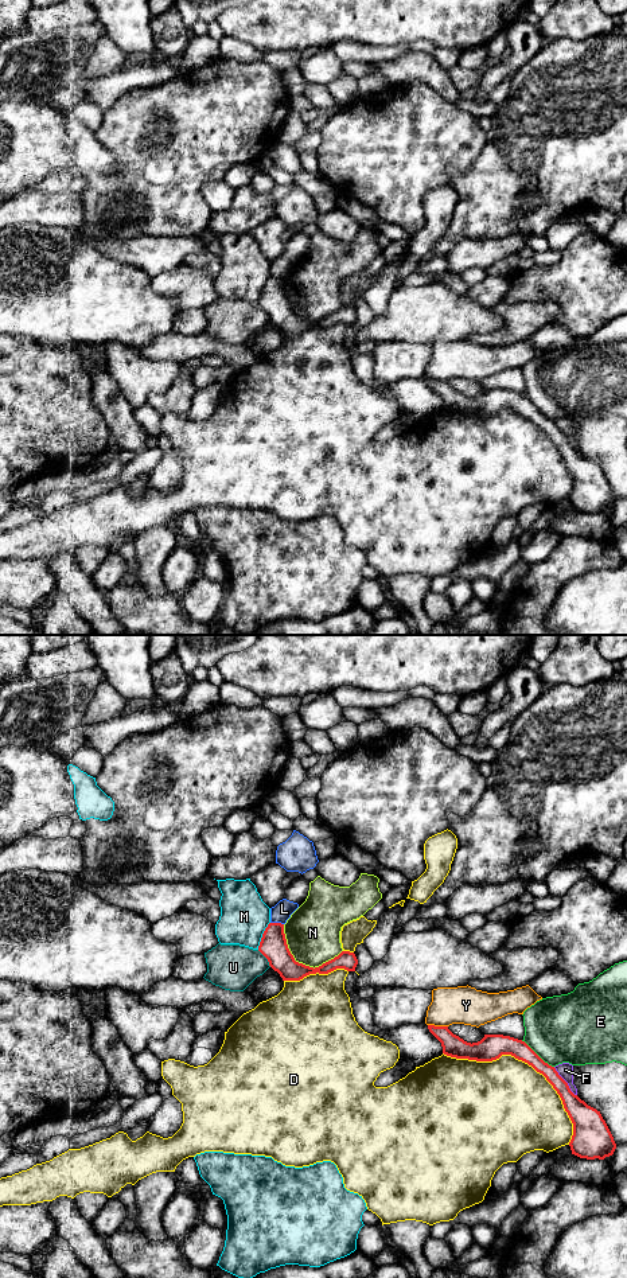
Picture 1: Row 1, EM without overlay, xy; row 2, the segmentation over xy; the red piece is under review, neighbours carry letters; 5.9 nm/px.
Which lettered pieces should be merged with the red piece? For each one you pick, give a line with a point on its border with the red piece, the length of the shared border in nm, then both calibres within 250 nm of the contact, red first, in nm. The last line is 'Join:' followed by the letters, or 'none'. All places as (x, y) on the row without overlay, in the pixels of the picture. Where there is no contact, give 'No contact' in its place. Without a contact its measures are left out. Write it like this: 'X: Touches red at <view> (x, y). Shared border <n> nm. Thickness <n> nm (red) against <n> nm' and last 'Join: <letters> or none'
Join: none

